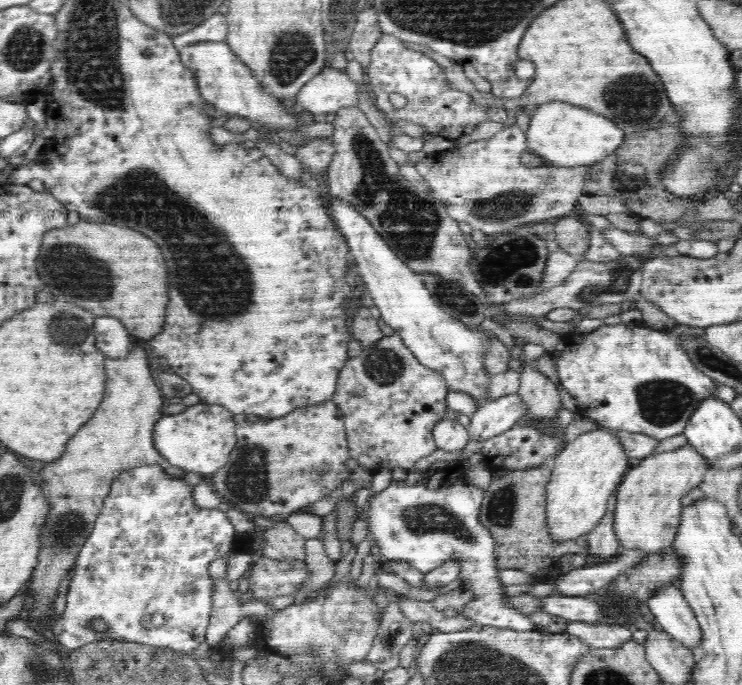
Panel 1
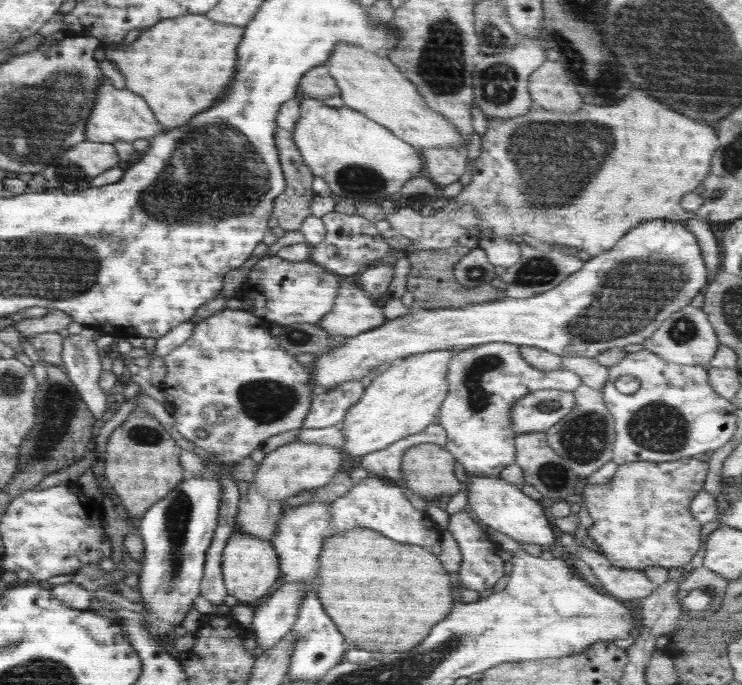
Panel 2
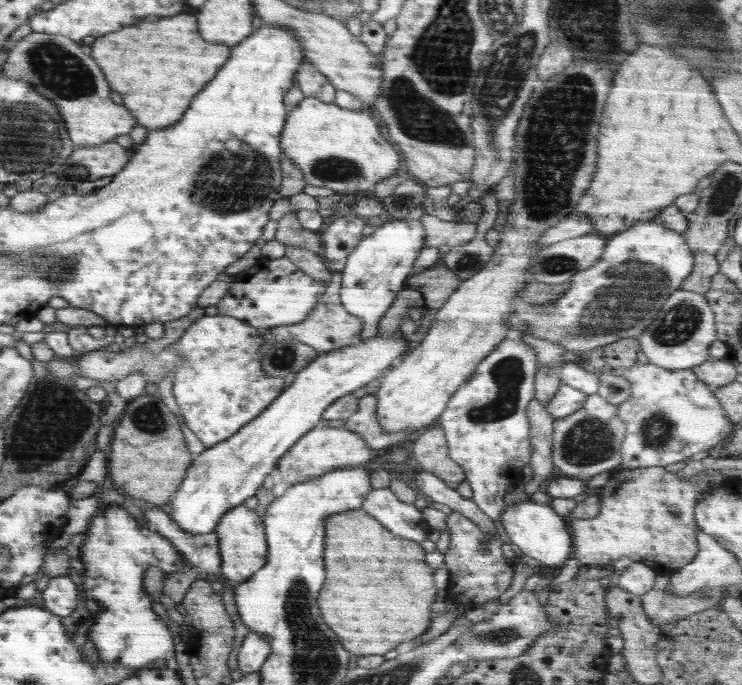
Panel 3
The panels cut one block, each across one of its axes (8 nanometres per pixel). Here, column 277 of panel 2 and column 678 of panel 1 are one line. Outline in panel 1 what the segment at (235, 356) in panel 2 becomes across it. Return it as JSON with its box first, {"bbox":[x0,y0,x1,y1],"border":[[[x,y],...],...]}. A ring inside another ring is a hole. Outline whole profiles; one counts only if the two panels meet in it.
{"bbox":[550,321,716,440],"border":[[[642,321],[628,324],[601,325],[588,333],[561,335],[560,342],[550,352],[563,388],[578,403],[577,410],[600,428],[624,429],[664,440],[682,434],[694,410],[704,398],[714,396],[716,381],[701,373],[690,361],[688,353],[669,331],[648,327]]]}

